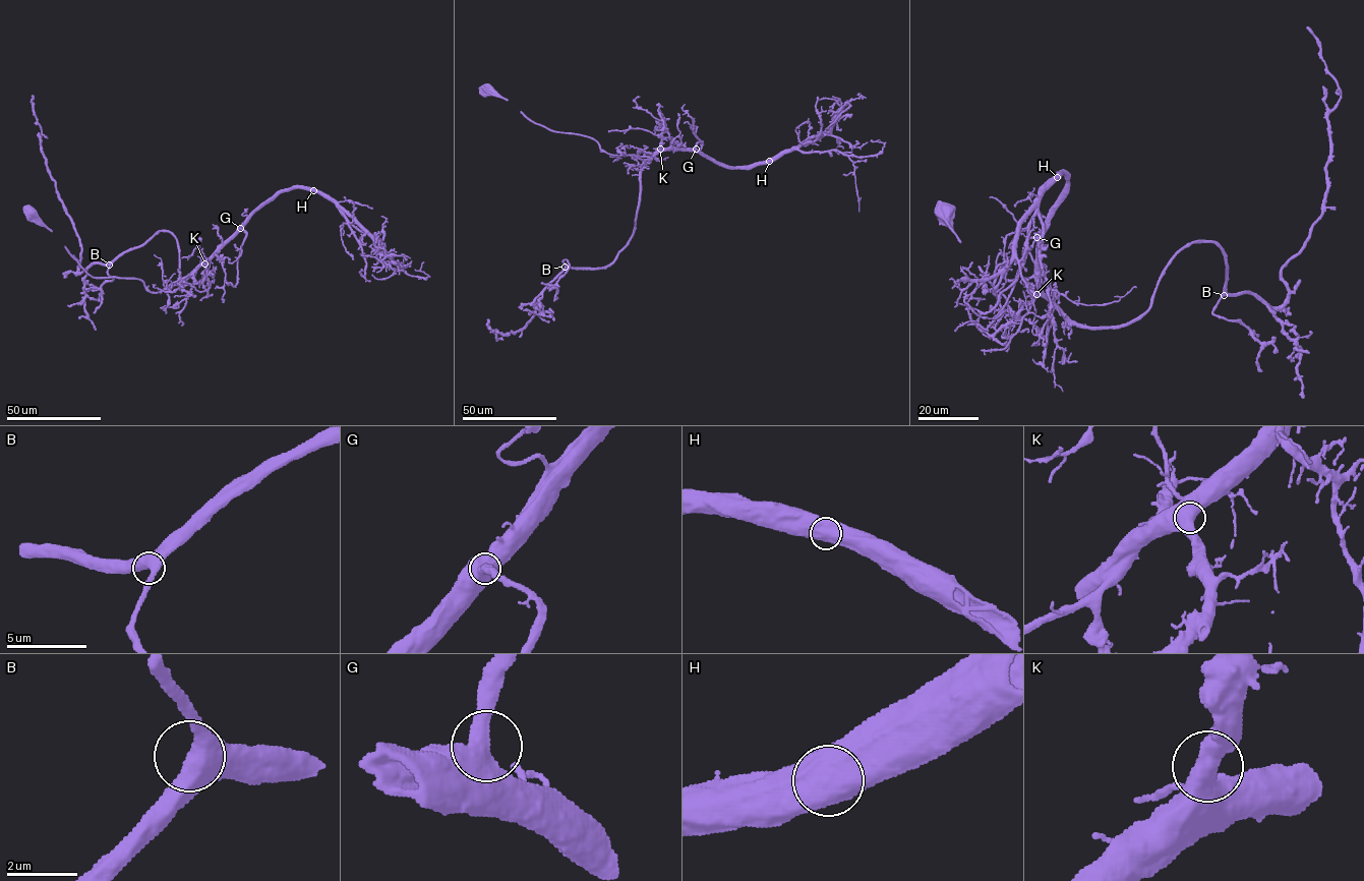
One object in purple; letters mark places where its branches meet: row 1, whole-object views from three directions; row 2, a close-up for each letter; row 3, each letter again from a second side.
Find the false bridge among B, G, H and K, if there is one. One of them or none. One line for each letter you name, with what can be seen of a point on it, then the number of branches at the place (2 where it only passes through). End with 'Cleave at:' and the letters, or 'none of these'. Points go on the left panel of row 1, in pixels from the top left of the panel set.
Cleave at: none of these

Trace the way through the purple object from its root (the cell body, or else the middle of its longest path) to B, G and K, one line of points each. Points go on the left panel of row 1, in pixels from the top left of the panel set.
B: (31, 213), (93, 277), (139, 279), (156, 292), (194, 272), (184, 285), (178, 241), (165, 231), (109, 265)
G: (31, 213), (92, 276), (139, 279), (155, 292), (192, 274), (240, 228)
K: (31, 213), (95, 277), (139, 279), (150, 291), (156, 292), (204, 263)

